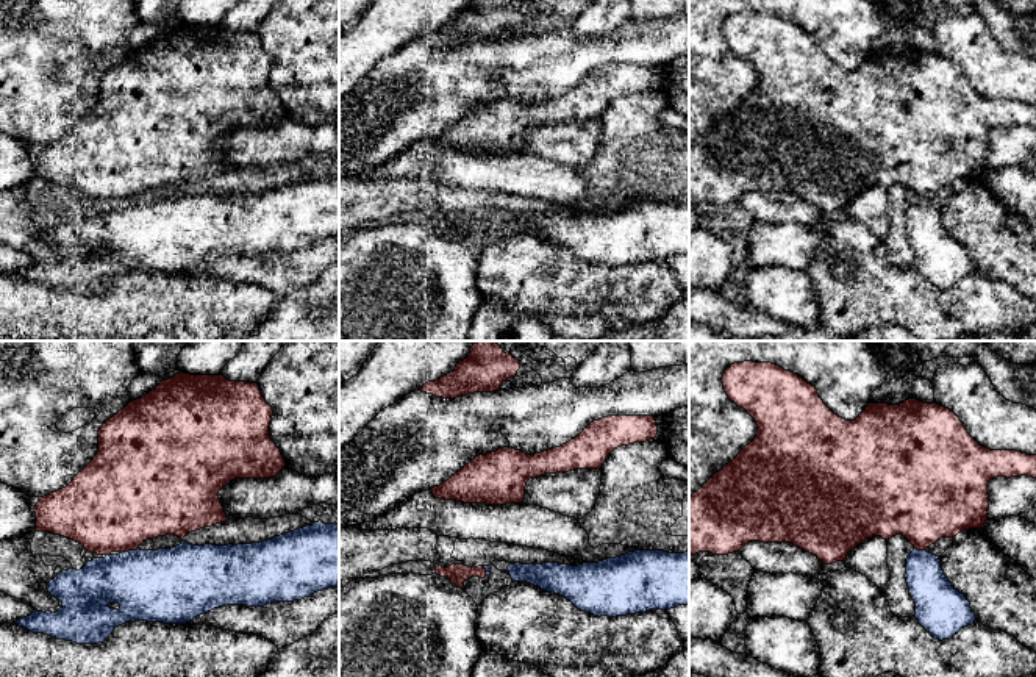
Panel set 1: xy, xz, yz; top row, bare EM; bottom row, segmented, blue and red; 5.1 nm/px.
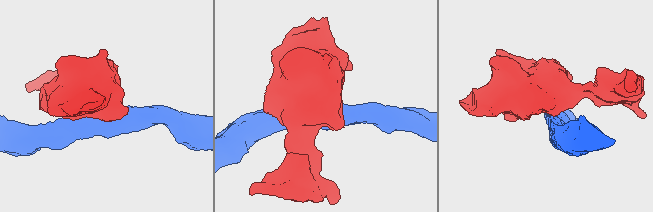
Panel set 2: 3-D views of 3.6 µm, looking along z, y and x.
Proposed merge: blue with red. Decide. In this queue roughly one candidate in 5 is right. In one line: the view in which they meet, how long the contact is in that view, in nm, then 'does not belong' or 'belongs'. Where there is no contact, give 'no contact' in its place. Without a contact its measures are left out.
xy | 80 nm | does not belong

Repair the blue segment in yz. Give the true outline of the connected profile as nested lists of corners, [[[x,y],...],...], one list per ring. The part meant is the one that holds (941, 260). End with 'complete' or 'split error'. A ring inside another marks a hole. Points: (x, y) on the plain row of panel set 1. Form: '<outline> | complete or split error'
[[[914,199],[906,208],[905,228],[916,253],[914,267],[934,289],[950,289],[977,270],[970,252],[944,224],[939,206]]] | complete

